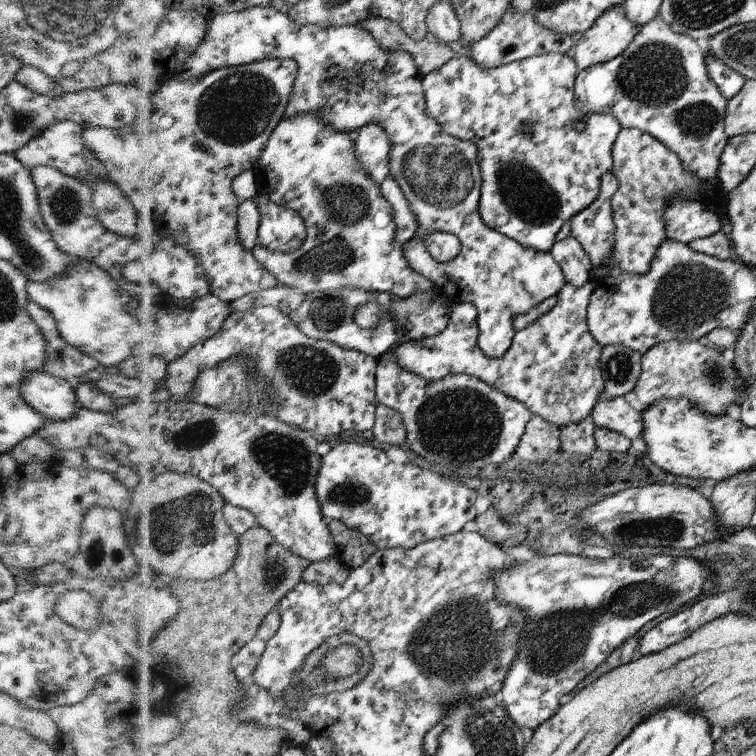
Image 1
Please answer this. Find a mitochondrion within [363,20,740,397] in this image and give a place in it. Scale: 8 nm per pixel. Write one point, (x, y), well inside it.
(654, 75)

